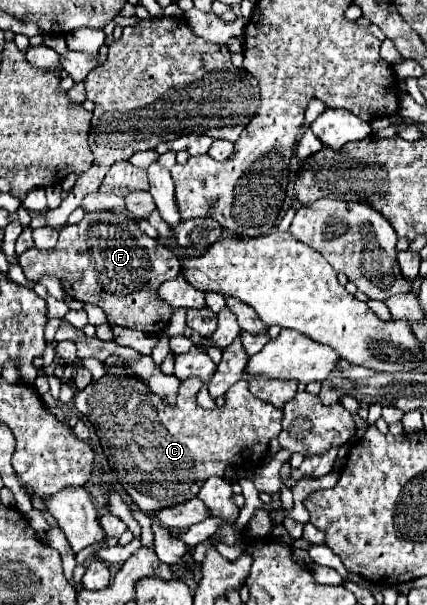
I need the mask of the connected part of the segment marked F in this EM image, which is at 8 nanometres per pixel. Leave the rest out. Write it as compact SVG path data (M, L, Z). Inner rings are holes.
M87 212L77 226L61 228L55 248L33 248L29 256L31 260L27 260L27 254L19 256L29 282L37 282L45 274L57 276L69 296L99 306L111 326L125 326L145 334L165 332L171 310L157 298L157 288L181 272L181 262L175 252L141 232L127 212Z

